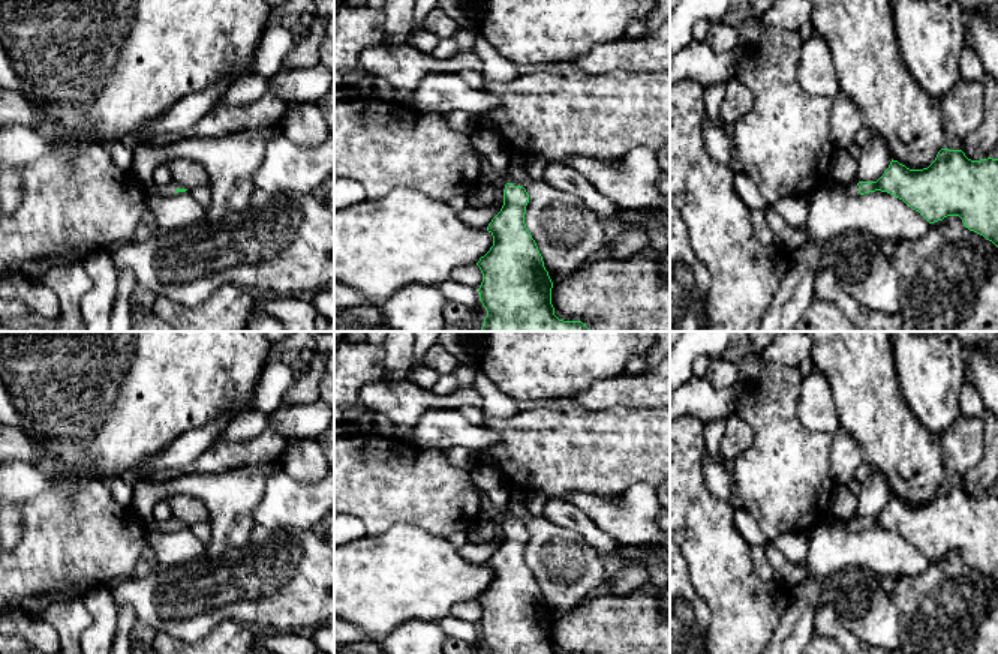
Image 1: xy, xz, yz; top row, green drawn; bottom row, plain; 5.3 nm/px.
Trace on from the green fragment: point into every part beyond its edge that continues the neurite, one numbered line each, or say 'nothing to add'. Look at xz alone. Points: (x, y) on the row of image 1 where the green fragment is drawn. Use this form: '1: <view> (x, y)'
1: xz (484, 165)

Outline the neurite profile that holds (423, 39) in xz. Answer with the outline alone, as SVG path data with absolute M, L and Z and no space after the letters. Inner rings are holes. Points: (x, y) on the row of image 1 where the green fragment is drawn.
M420 28L417 32L411 32L406 44L424 54L432 54L432 51L436 48L439 40L441 39L433 32L427 28Z

